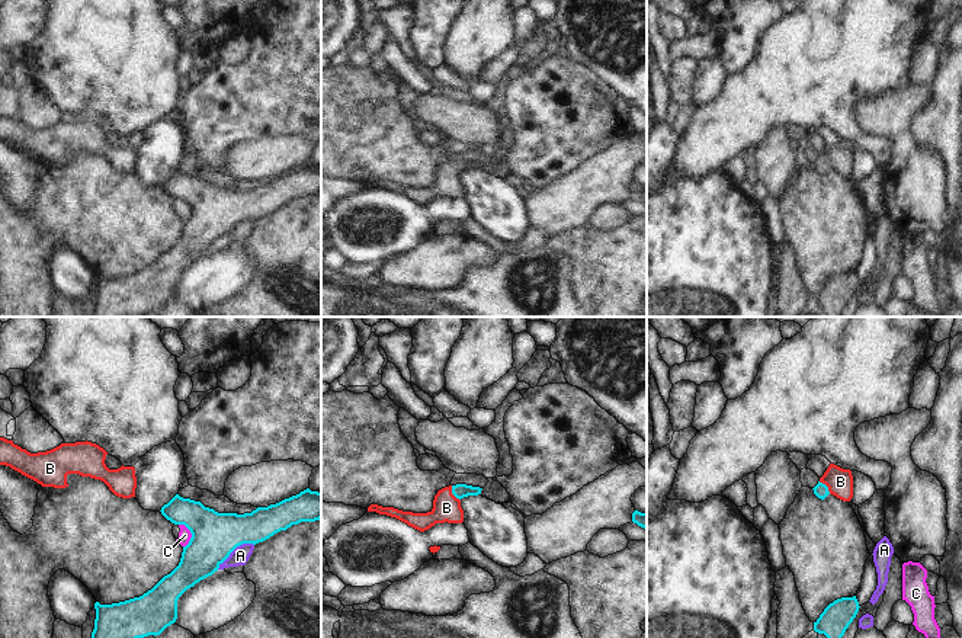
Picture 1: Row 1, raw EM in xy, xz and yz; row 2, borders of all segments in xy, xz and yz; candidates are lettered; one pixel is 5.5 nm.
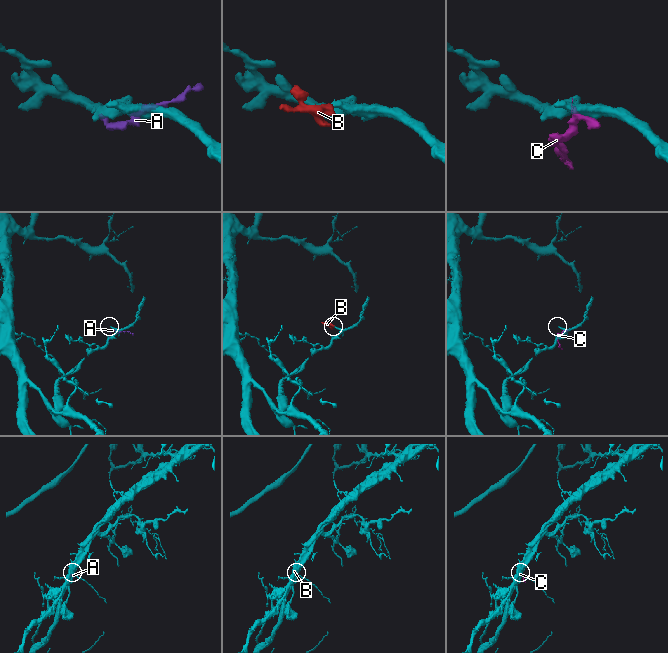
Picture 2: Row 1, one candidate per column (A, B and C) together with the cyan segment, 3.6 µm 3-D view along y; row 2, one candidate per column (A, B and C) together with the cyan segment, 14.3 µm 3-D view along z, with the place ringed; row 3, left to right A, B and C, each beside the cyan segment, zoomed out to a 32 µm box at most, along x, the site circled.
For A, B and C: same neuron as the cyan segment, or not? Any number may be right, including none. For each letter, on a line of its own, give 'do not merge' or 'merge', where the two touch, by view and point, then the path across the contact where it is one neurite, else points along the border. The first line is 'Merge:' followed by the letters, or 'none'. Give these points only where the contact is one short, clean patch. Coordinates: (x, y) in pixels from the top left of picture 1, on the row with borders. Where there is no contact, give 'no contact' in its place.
Merge: B
A: do not merge; contact xy (234, 548)
B: merge; contact xz (452, 493); way xz (459, 490), (452, 493), (446, 507)
C: do not merge; contact xy (191, 532); border xy (179, 523), (191, 534), (191, 539), (183, 547)

